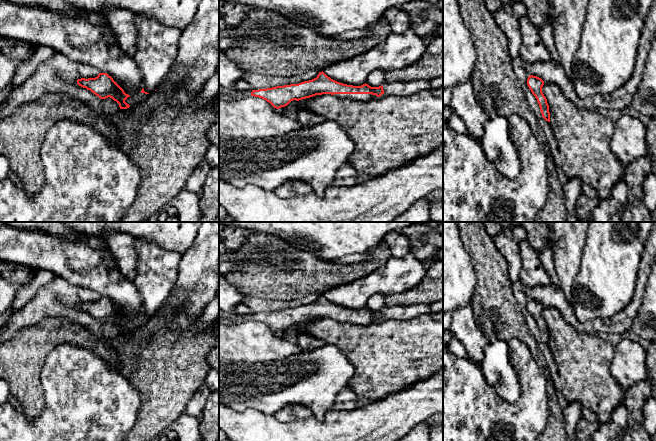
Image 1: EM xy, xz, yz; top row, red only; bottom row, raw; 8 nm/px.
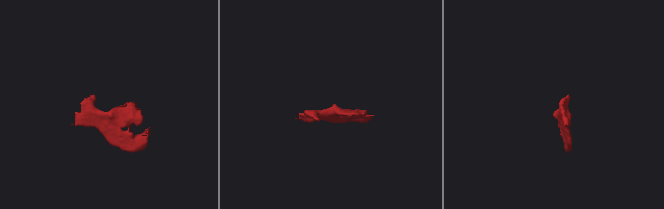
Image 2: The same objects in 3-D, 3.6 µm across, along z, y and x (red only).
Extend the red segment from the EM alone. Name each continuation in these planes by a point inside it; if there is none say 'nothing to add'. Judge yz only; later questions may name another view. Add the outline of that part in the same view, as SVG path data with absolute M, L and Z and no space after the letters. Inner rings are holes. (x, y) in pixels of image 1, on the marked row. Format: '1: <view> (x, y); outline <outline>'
nothing to add

